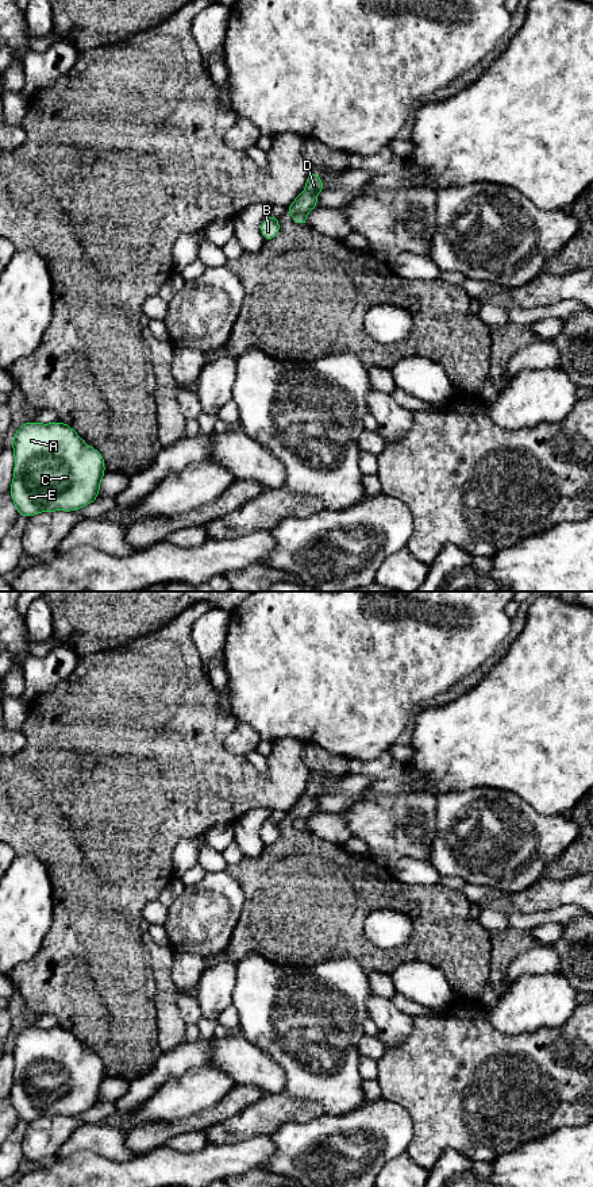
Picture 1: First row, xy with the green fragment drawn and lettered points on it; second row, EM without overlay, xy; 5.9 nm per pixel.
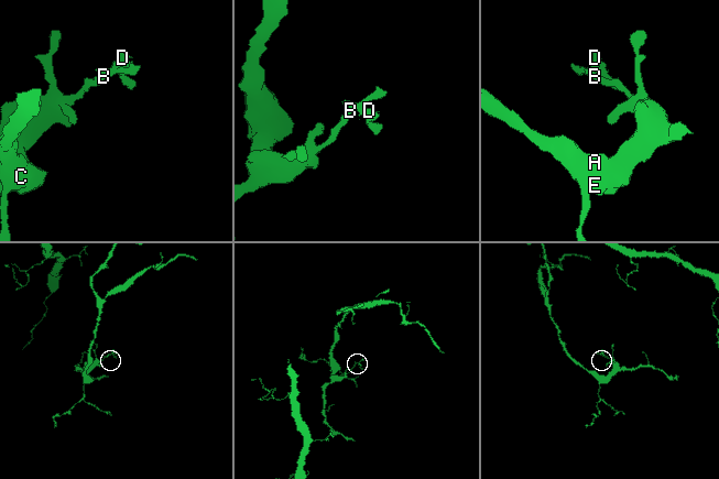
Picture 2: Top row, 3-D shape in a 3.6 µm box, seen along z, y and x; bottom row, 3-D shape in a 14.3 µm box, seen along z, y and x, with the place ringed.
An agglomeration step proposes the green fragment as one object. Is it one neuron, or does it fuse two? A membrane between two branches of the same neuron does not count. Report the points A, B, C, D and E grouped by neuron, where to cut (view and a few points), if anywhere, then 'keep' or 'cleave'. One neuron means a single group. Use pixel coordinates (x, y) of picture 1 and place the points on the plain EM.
A B C E / D; cut in xy along (304, 817), (299, 817), (293, 823); cleave

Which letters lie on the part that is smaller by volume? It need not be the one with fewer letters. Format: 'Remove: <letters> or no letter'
Remove: D

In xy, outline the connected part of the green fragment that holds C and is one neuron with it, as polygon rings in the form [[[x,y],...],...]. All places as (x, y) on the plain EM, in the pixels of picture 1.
[[[27,1026],[12,1041],[15,1059],[14,1084],[9,1092],[19,1121],[27,1124],[39,1117],[74,1117],[99,1103],[105,1079],[103,1059],[89,1052],[68,1029]]]

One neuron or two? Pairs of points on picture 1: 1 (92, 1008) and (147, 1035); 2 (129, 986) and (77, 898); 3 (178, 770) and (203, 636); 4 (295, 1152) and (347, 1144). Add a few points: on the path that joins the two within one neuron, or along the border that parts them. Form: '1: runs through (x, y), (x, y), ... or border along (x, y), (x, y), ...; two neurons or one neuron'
1: runs through (106, 1008), (134, 1035); one neuron
2: runs through (107, 964), (95, 952), (95, 920); one neuron
3: border along (193, 623), (192, 642), (203, 662); two neurons
4: runs through (308, 1148), (318, 1140), (334, 1144); one neuron

